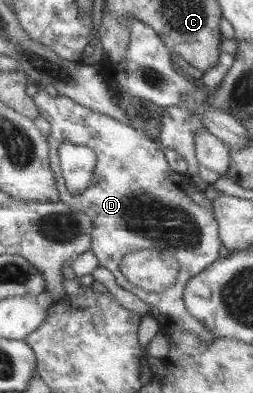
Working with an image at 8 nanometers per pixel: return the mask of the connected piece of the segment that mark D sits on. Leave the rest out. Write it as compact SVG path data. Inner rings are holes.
M40 87L33 95L42 111L42 117L50 123L48 136L51 146L51 165L57 178L61 200L72 210L93 219L92 251L98 255L100 265L113 272L117 284L135 294L150 307L151 314L162 325L176 325L176 331L190 331L208 345L217 337L214 332L189 312L185 292L189 282L220 260L220 249L224 242L213 200L196 186L188 174L173 171L166 155L150 136L134 129L118 119L96 113L86 105L80 105L71 97L58 93L52 97ZM64 143L91 147L96 151L98 167L89 190L74 195L67 189L63 176L59 150ZM142 249L170 251L180 263L176 284L164 293L151 293L133 285L122 273L121 265L125 255Z

